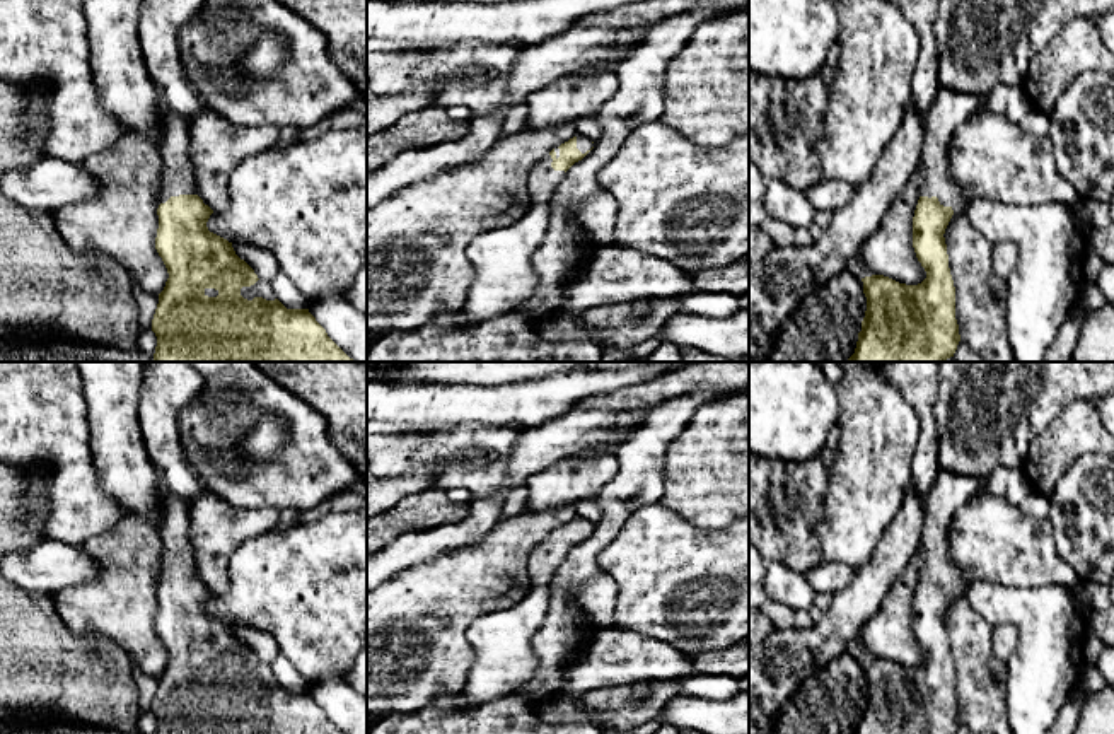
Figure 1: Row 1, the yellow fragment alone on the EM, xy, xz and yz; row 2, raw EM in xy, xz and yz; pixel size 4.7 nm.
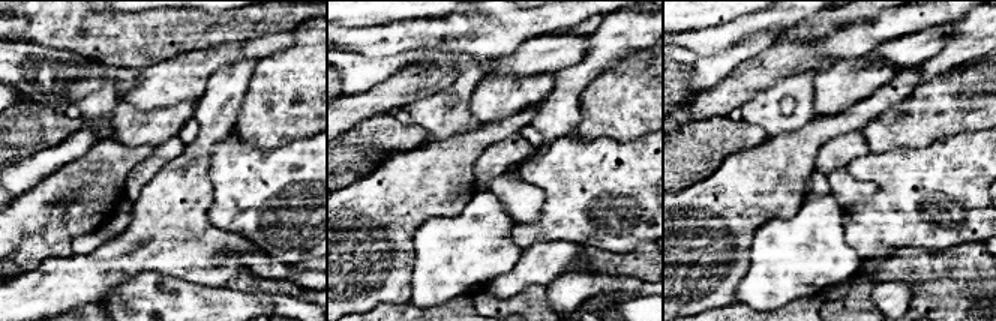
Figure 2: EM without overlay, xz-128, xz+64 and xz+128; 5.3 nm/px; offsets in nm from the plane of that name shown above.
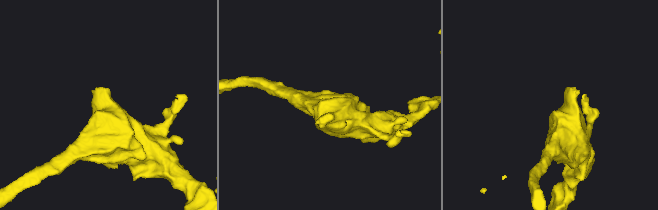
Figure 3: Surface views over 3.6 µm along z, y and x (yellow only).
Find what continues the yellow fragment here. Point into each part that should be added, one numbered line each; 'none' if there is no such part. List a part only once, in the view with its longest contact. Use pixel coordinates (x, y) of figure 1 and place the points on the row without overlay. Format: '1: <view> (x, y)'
1: xy (263, 671)
2: xz (543, 562)

